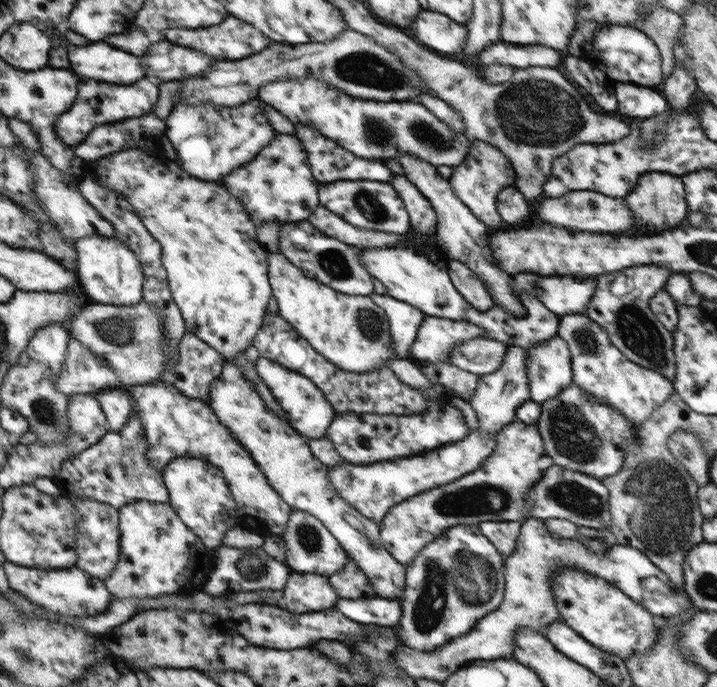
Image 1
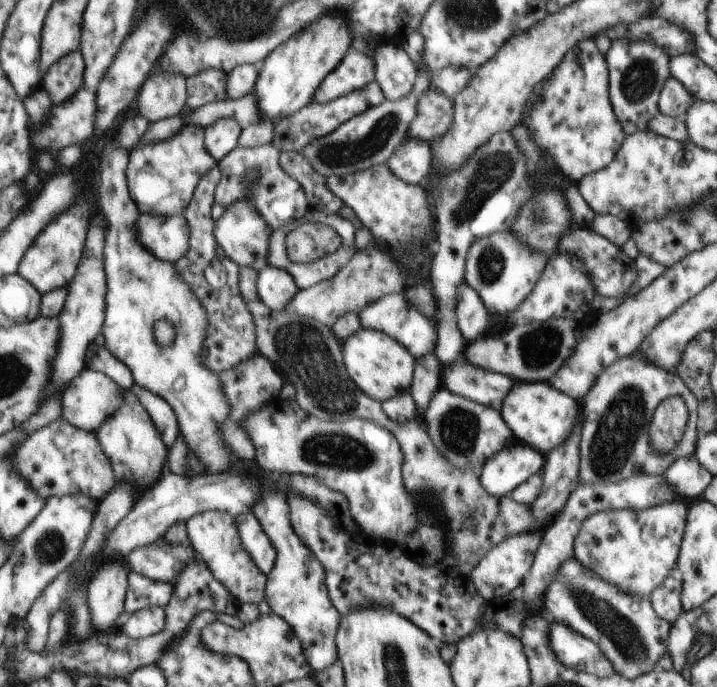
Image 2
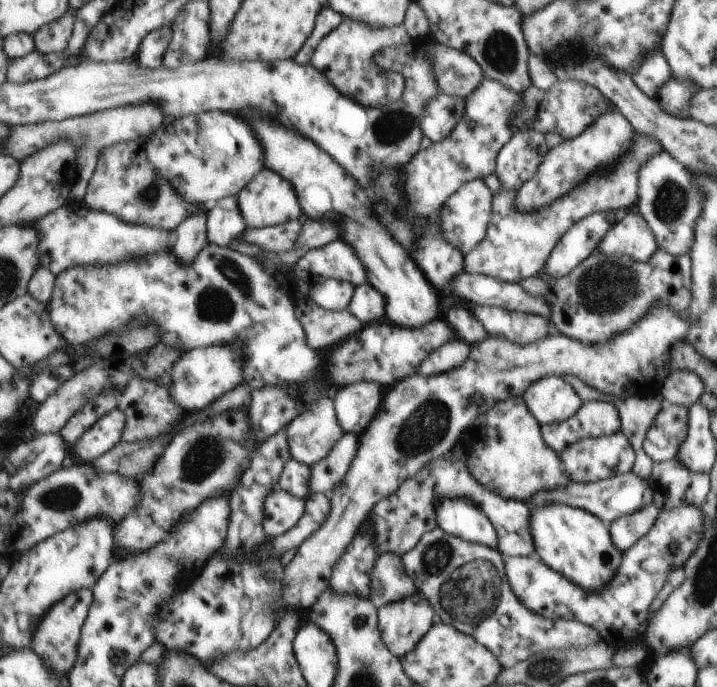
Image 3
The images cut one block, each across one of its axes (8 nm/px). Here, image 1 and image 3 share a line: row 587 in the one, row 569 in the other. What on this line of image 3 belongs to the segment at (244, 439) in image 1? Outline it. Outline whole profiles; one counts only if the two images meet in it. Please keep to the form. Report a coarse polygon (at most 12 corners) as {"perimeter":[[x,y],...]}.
{"perimeter":[[400,556],[375,559],[376,608],[417,595]]}

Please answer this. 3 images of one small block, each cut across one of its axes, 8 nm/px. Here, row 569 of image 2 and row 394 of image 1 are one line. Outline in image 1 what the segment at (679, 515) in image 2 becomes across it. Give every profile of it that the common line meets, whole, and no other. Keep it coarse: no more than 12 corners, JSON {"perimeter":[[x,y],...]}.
{"perimeter":[[584,313],[559,317],[573,384],[634,426],[673,393]]}

